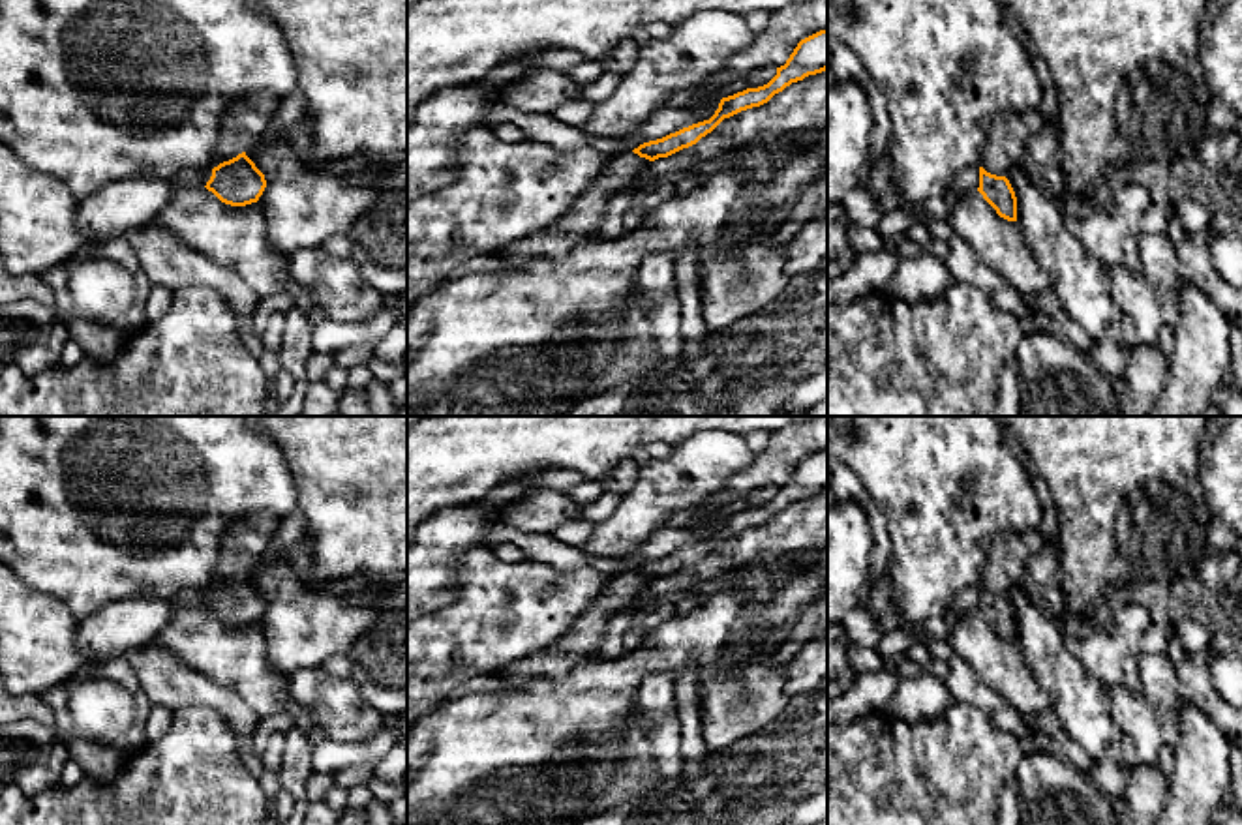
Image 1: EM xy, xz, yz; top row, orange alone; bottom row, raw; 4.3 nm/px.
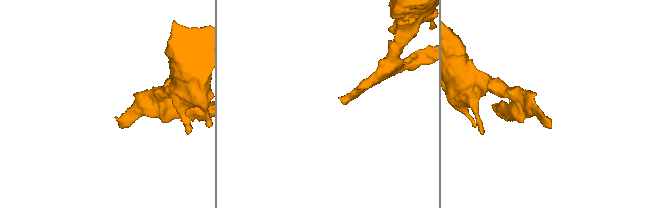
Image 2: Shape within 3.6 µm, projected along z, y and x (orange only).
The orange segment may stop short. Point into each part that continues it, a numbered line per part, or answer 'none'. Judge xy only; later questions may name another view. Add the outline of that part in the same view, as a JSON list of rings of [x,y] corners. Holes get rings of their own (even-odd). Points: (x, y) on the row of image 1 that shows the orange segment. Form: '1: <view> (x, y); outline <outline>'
none

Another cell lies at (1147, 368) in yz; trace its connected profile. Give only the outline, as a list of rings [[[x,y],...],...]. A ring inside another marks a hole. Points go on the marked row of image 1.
[[[1128,347],[1118,382],[1128,416],[1148,416],[1169,375],[1169,358],[1158,347]]]

